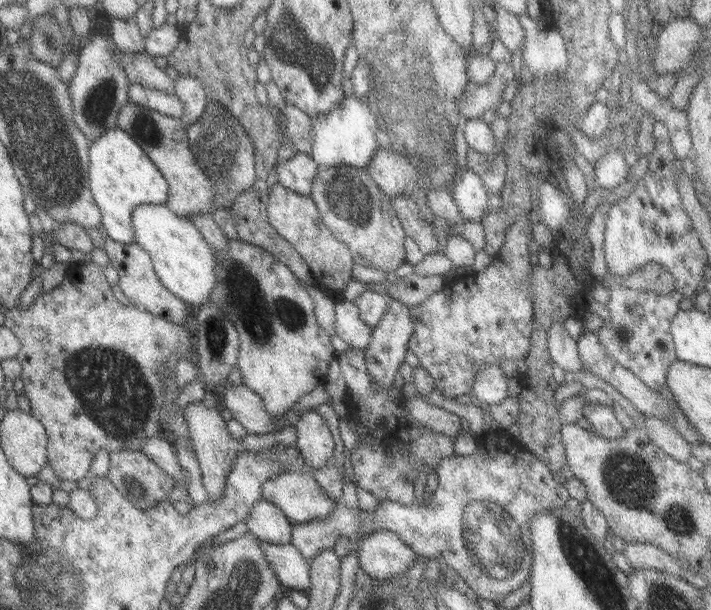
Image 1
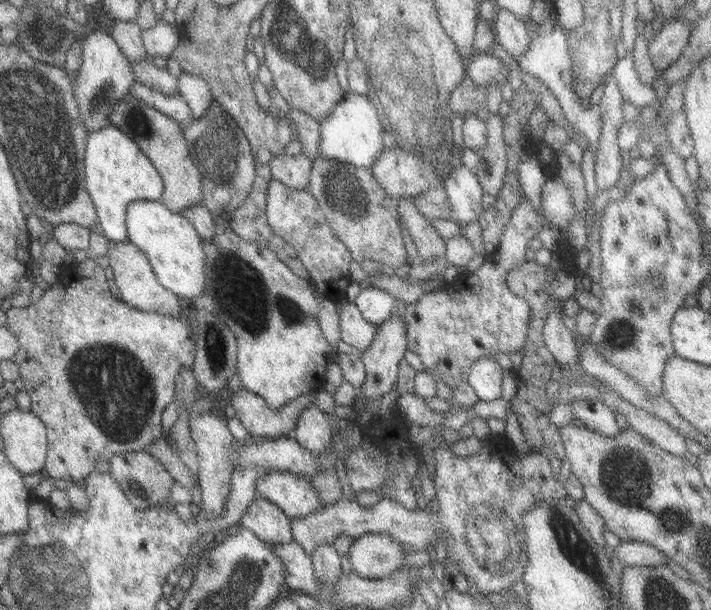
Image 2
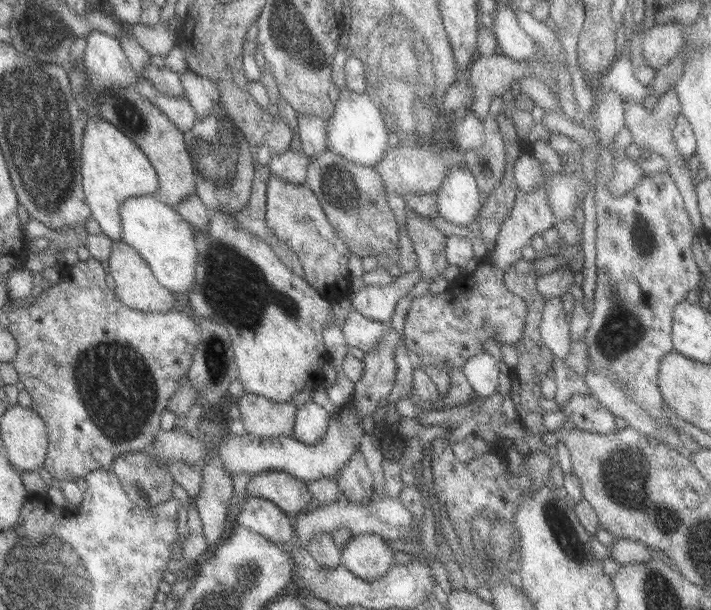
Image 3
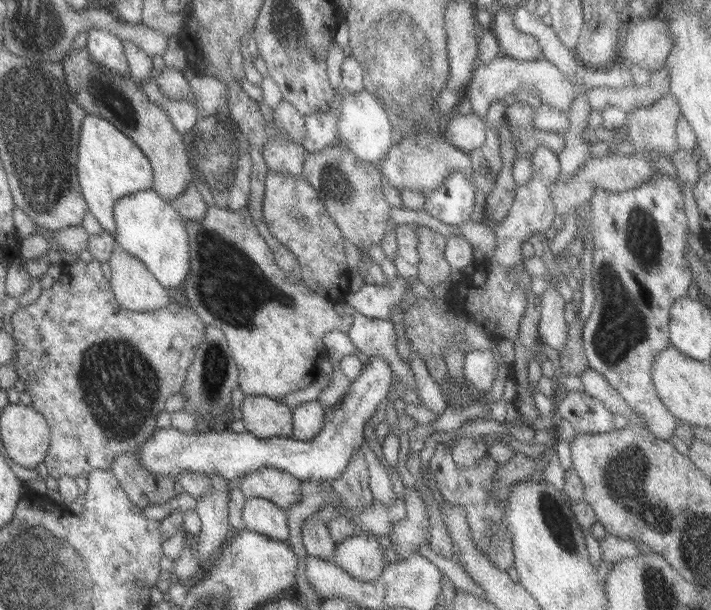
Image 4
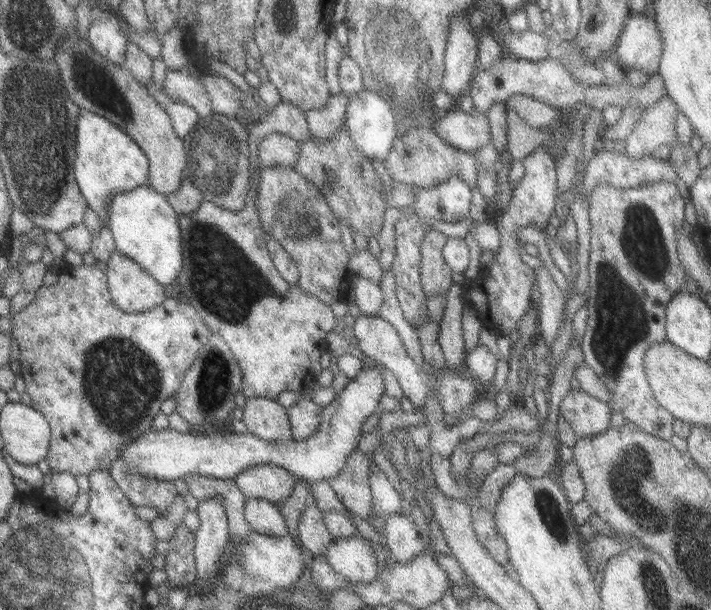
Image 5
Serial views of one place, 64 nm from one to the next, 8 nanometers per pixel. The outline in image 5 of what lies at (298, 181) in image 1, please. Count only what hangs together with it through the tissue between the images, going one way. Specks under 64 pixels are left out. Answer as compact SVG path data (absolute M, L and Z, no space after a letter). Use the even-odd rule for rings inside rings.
M269 134L257 144L257 152L259 152L259 164L263 168L265 166L287 166L295 170L295 162L299 158L297 156L299 144L289 136Z

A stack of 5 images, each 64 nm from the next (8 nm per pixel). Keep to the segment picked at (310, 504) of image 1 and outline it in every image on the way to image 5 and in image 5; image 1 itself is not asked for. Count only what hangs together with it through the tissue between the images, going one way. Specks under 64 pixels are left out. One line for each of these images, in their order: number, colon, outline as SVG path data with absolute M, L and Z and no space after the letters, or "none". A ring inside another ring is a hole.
2: M271 472L269 476L263 476L255 484L255 492L259 500L279 506L289 520L311 516L325 506L321 504L319 494L311 488L311 478L287 472Z
3: M261 472L251 476L245 492L249 492L249 498L265 498L267 502L273 502L287 516L297 516L315 506L305 486L305 482L283 472Z
4: M271 468L257 470L257 472L251 472L251 474L245 474L243 478L239 478L239 492L243 492L245 498L263 498L263 500L273 502L281 510L287 510L289 506L293 506L301 500L299 486L301 484L295 478L291 478L289 474L285 474L281 470L271 470Z
5: M273 464L251 466L243 474L239 474L233 482L247 500L259 498L275 506L287 500L297 484L297 480L291 474L287 474L283 468Z

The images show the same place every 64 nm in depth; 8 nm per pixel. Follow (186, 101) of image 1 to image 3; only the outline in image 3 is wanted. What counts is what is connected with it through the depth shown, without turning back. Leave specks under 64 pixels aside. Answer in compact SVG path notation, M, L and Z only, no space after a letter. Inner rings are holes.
M183 72L181 74L181 90L183 98L189 100L197 120L205 118L215 104L219 104L219 90L213 80L197 76L193 72Z

